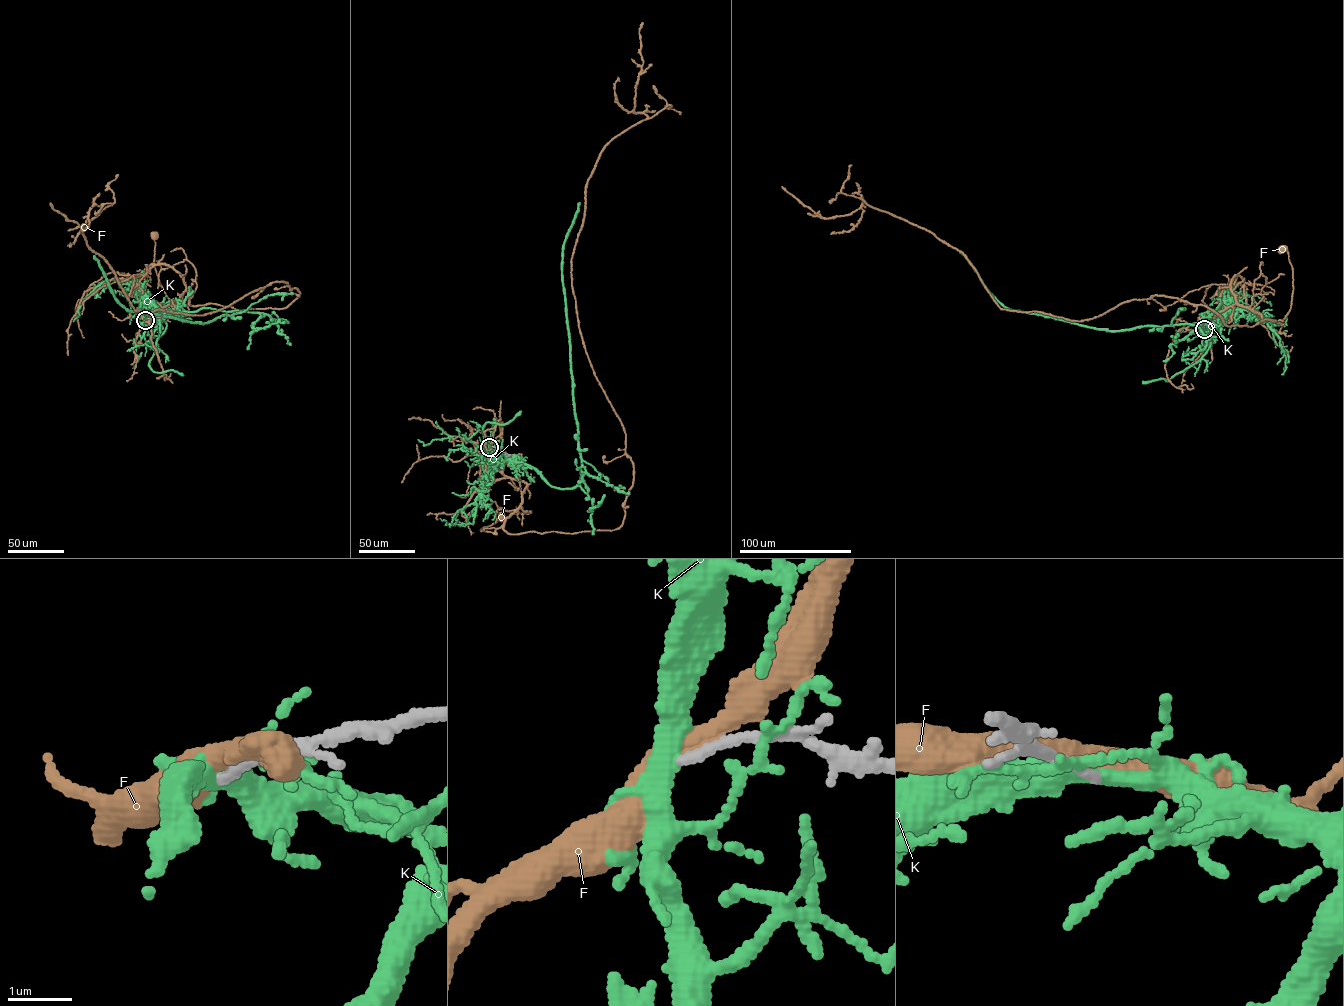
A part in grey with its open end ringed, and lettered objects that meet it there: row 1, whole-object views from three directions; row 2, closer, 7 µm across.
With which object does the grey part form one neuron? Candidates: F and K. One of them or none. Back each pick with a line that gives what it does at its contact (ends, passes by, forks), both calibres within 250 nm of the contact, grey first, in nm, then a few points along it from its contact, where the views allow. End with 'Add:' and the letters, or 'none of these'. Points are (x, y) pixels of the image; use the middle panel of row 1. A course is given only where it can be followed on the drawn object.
Add: none of these

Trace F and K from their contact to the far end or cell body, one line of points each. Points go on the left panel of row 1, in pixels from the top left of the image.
F: (146, 319), (184, 292), (192, 293), (187, 306), (167, 296), (154, 263), (153, 236)
K: (145, 319), (158, 322), (162, 312), (202, 308), (245, 311), (201, 323), (128, 311), (114, 296), (93, 255)

